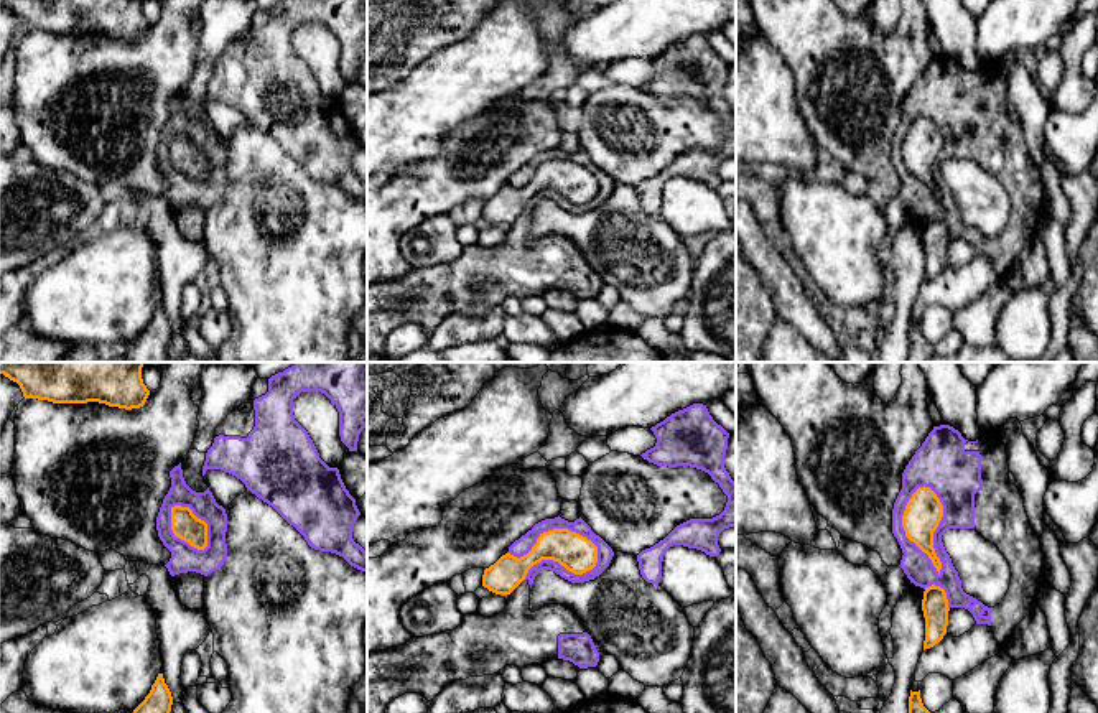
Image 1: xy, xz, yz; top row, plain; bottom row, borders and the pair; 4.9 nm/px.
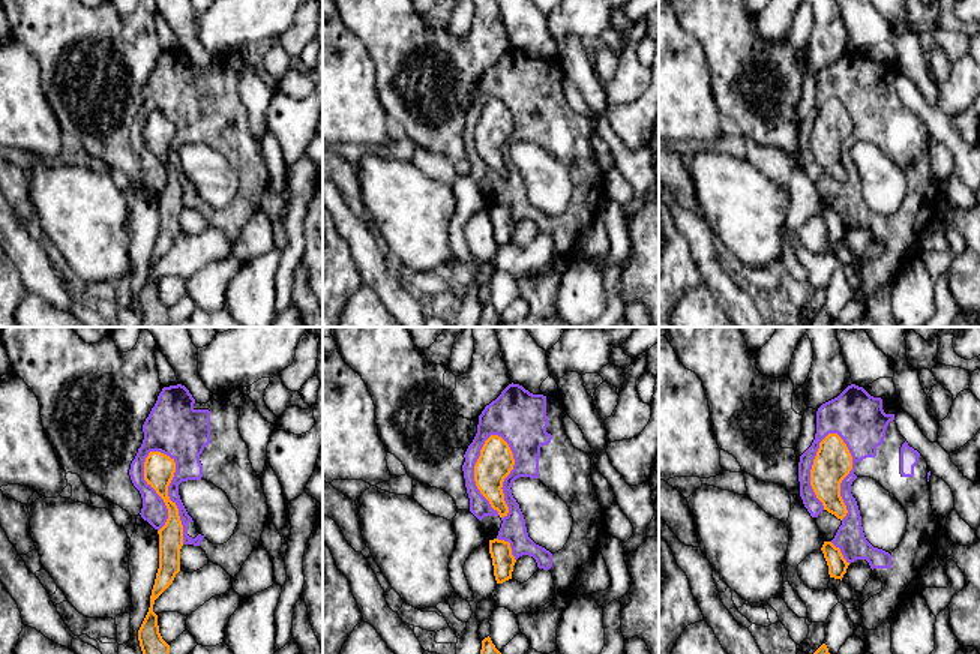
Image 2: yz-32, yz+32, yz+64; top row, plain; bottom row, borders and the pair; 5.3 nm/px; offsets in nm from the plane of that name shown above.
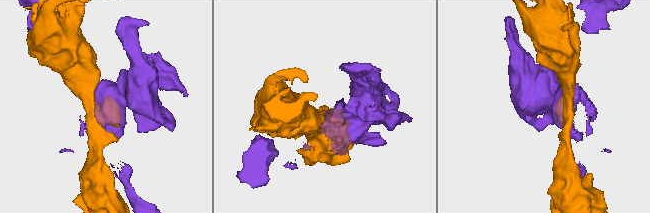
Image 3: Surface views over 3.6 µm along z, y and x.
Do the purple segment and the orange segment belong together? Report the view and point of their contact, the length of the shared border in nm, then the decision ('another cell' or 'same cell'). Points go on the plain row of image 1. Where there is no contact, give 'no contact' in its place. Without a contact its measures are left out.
xz (558, 158) | 440 nm | another cell

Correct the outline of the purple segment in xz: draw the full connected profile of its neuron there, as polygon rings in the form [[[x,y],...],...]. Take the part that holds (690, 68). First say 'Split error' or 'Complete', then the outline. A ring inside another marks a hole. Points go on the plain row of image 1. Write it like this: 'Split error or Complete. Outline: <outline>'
Complete. Outline: [[[693,35],[683,41],[678,41],[667,48],[663,53],[650,59],[657,69],[654,79],[647,81],[640,87],[649,94],[657,97],[690,97],[701,100],[711,107],[714,114],[719,115],[723,123],[728,127],[724,142],[713,150],[690,150],[677,156],[663,171],[650,179],[642,181],[637,186],[639,201],[647,214],[658,216],[662,211],[662,193],[665,183],[673,176],[683,176],[688,179],[696,179],[710,188],[718,188],[721,179],[718,176],[718,168],[724,160],[736,158],[736,114],[731,110],[724,99],[724,87],[728,81],[729,64],[718,56],[710,46],[706,36]]]

